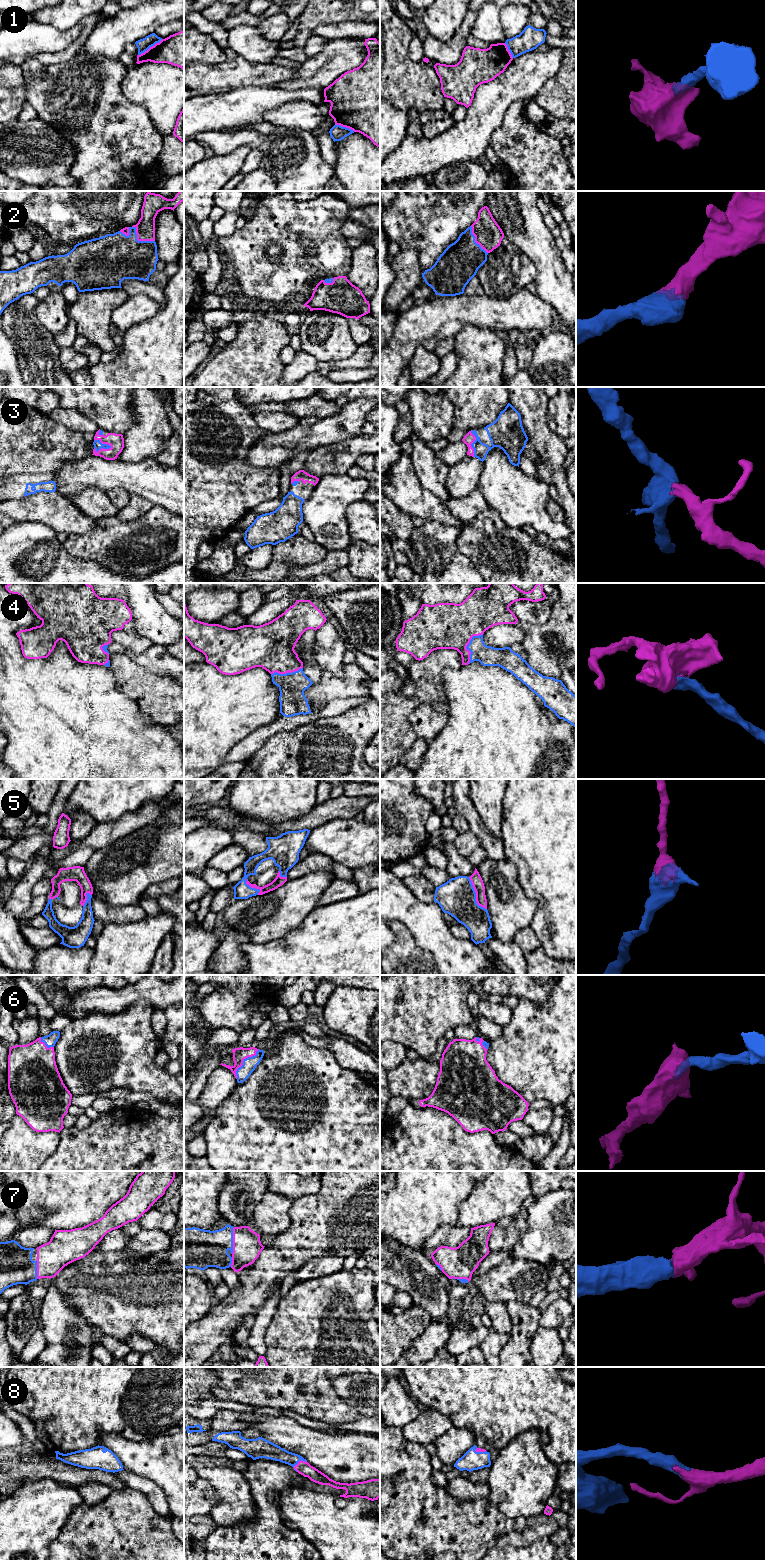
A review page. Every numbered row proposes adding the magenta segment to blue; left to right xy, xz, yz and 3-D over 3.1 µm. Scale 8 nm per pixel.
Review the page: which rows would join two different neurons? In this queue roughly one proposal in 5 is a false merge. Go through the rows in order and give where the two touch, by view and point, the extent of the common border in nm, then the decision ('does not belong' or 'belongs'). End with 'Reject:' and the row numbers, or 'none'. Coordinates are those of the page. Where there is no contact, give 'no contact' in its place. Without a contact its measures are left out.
1: contact xy (150, 46); length 240 nm; does not belong
2: contact xy (139, 241); length 220 nm; belongs
3: contact xy (103, 444); length 160 nm; belongs
4: contact yz (467, 645); length 280 nm; belongs
5: contact yz (475, 895); length 300 nm; belongs
6: contact xz (243, 1061); length 300 nm; belongs
7: contact xz (232, 1240); length 220 nm; belongs
8: contact xz (298, 1461); length 130 nm; belongs
Reject: 1

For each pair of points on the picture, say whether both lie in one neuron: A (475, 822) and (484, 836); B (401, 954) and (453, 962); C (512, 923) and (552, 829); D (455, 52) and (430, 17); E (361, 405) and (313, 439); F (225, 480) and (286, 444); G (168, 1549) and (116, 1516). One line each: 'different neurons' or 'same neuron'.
A: same neuron
B: different neurons
C: different neurons
D: different neurons
E: same neuron
F: different neurons
G: same neuron

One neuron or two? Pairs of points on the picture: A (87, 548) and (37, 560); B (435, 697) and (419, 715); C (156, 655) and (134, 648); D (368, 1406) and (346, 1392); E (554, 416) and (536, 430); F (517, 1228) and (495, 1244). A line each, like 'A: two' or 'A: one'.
A: two
B: two
C: two
D: one
E: two
F: one

